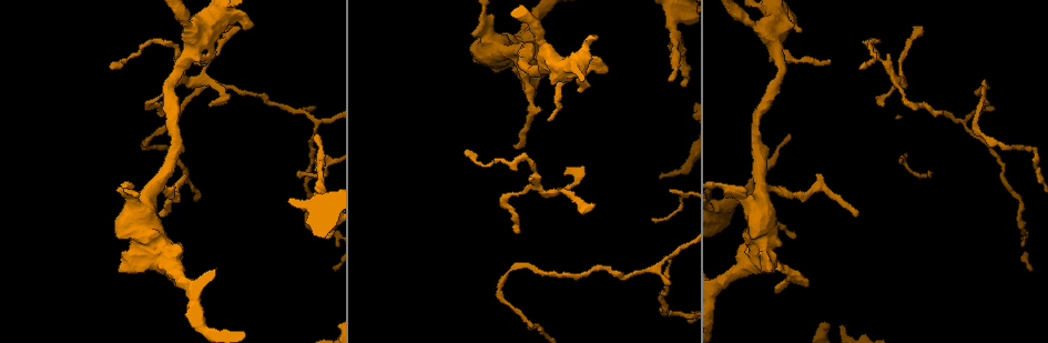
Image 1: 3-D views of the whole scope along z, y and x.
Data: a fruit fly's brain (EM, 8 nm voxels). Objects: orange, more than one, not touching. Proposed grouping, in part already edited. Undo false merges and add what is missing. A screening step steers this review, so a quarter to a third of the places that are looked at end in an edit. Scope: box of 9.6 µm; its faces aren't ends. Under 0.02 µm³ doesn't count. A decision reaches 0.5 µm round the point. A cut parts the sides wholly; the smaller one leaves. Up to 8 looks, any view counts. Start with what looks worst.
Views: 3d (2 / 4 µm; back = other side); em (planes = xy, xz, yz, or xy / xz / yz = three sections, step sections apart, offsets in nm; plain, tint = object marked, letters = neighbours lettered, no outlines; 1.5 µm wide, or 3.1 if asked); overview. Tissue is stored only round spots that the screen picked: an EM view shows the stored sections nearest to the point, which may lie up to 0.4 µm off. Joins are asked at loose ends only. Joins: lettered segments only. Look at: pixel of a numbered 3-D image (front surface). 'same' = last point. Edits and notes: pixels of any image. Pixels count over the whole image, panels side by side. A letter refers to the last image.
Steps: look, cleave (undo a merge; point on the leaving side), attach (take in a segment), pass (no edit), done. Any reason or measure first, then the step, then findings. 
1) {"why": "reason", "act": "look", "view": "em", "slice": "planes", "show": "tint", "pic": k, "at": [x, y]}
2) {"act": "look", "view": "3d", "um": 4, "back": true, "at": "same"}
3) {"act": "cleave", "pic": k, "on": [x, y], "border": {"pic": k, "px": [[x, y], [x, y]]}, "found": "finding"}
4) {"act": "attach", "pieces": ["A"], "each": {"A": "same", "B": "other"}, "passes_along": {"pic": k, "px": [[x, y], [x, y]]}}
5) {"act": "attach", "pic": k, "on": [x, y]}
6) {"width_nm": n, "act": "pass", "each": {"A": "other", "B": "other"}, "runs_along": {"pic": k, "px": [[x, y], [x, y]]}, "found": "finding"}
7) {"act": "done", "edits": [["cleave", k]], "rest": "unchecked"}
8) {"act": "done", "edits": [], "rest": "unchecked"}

{"why": "tapers out", "act": "look", "view": "em", "slice": "planes", "show": "plain", "pic": 1, "at": [163, 112]}

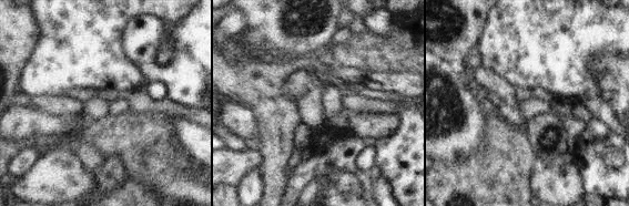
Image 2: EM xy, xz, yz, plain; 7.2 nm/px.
{"why": "what lies round it", "act": "look", "view": "em", "slice": "planes", "show": "letters", "at": "same"}

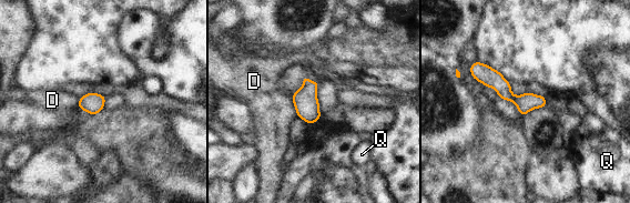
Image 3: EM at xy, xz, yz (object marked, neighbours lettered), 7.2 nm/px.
{"width_nm": 140, "act": "pass", "each": {"D": "other", "Q": "other"}, "runs_along": {"pic": 3, "px": [[473, 67], [510, 97], [544, 103]]}, "found": "none of them fits"}

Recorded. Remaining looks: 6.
{"why": "thin end", "act": "look", "view": "em", "slice": "planes", "show": "tint", "pic": 1, "at": [670, 283]}

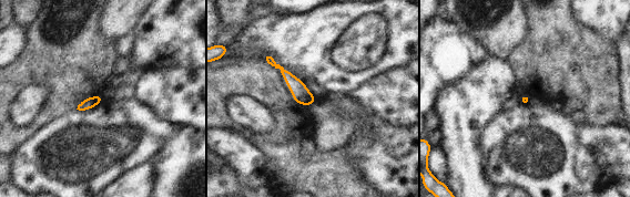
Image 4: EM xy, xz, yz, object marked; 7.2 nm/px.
{"act": "look", "view": "em", "slice": "planes", "show": "letters", "at": "same"}

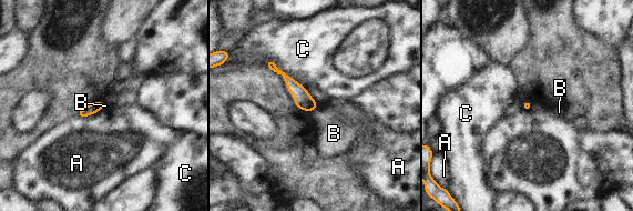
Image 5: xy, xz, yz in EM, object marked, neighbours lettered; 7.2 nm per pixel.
{"act": "pass", "each": {"A": "other", "B": "other", "C": "other"}, "found": "none of them fits"}

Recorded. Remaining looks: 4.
{"act": "look", "view": "em", "slice": "xy", "step": 4, "show": "letters", "pic": 1, "at": [831, 61]}

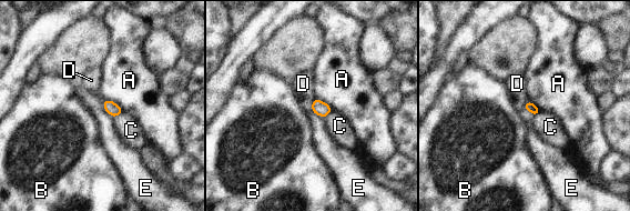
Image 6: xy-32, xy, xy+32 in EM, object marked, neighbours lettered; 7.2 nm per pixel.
{"act": "look", "view": "em", "slice": "planes", "show": "letters", "at": "same"}

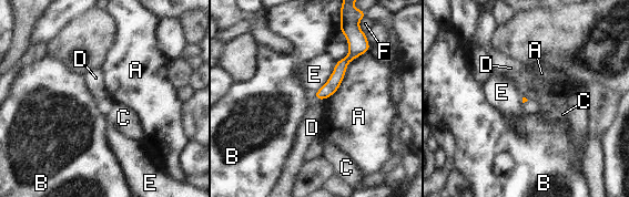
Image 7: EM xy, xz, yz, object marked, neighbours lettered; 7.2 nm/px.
{"longest_contact_nm": ["A", 500], "act": "pass", "each": {"A": "other", "B": "other", "C": "other", "D": "other", "E": "other", "F": "other"}, "border": {"pic": 7, "px": [[314, 94], [315, 97]]}, "found": "none of them fits"}

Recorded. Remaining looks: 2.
{"act": "done", "edits": [], "rest": "unchecked"}

